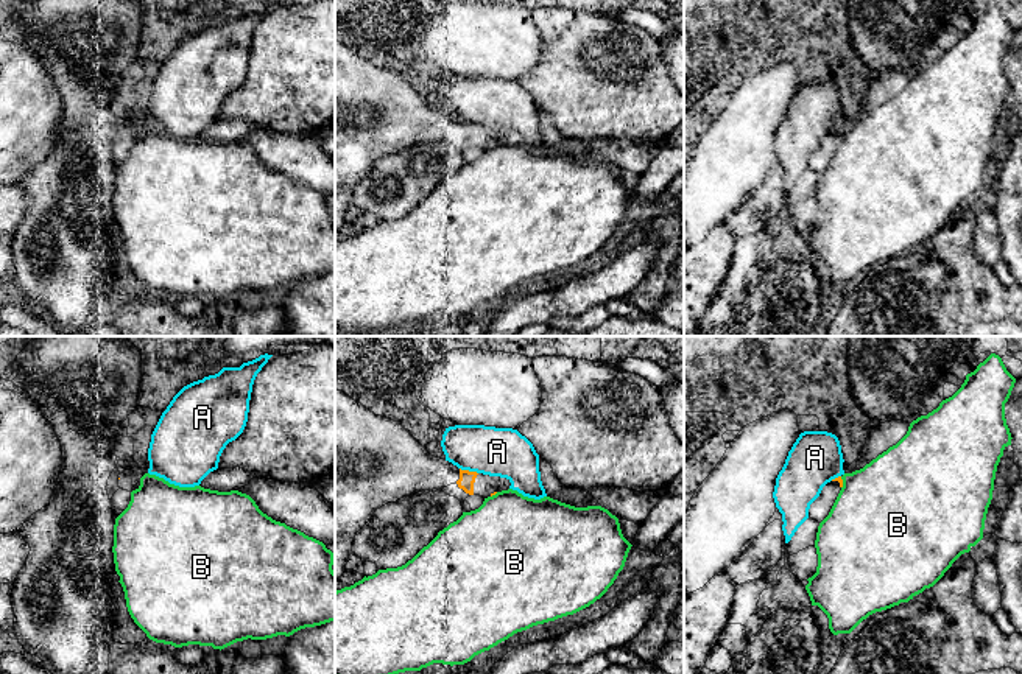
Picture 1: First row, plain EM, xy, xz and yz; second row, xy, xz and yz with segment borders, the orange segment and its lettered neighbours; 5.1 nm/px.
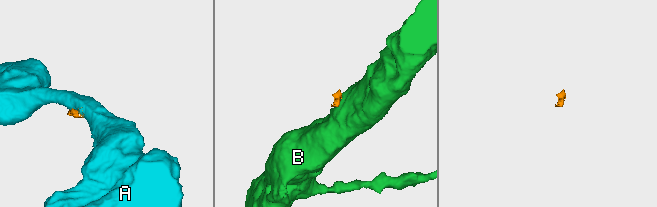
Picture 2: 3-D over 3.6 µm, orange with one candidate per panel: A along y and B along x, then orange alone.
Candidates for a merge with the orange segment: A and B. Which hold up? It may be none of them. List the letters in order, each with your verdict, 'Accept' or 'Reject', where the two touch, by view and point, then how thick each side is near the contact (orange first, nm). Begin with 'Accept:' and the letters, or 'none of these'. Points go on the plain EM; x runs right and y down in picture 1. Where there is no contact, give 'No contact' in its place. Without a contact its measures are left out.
Accept: none of these
A: Reject. Touches orange at xz (469, 123). Thickness 80 nm (orange) against 260 nm
B: Reject. Touches orange at yz (842, 134). Thickness 20 nm (orange) against 480 nm

